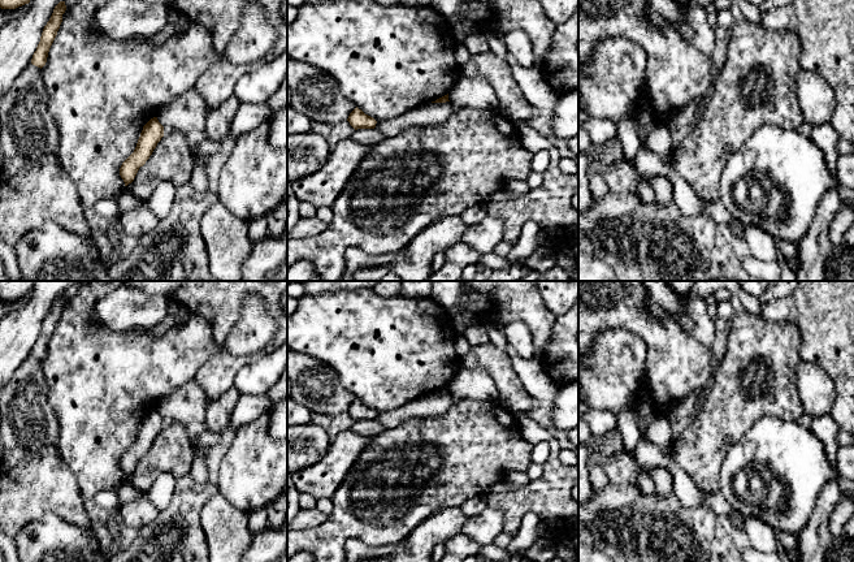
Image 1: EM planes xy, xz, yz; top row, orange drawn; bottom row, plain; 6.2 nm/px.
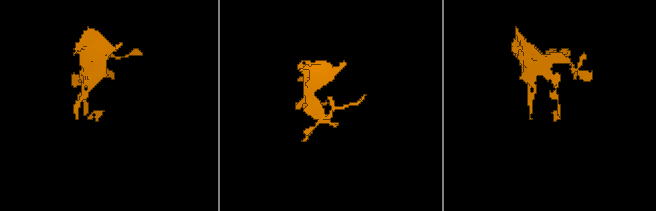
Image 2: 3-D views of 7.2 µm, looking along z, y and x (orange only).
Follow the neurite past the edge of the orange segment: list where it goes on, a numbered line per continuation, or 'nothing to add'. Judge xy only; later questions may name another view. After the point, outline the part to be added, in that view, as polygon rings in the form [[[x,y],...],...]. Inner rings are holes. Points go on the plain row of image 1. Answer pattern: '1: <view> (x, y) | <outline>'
nothing to add

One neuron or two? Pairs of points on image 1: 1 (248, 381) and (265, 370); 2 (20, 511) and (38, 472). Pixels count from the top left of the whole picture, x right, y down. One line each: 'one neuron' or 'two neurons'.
1: one neuron
2: one neuron

